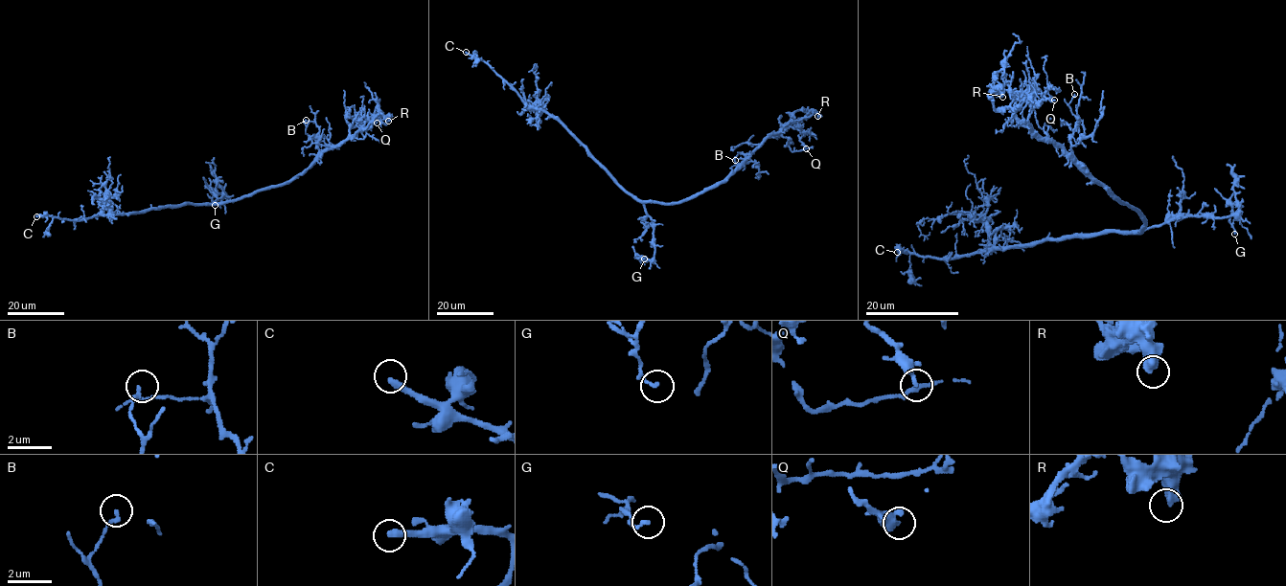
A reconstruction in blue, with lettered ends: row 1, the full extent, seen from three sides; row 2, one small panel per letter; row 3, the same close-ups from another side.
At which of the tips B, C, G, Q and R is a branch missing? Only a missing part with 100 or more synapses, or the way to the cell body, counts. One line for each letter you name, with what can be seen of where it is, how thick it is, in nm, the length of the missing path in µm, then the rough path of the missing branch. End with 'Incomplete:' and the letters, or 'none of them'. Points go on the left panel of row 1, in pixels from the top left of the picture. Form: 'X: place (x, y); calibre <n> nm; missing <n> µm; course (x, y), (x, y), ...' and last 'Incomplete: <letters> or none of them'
C: place (36, 216); calibre 320 nm; missing 80 µm
Incomplete: C

